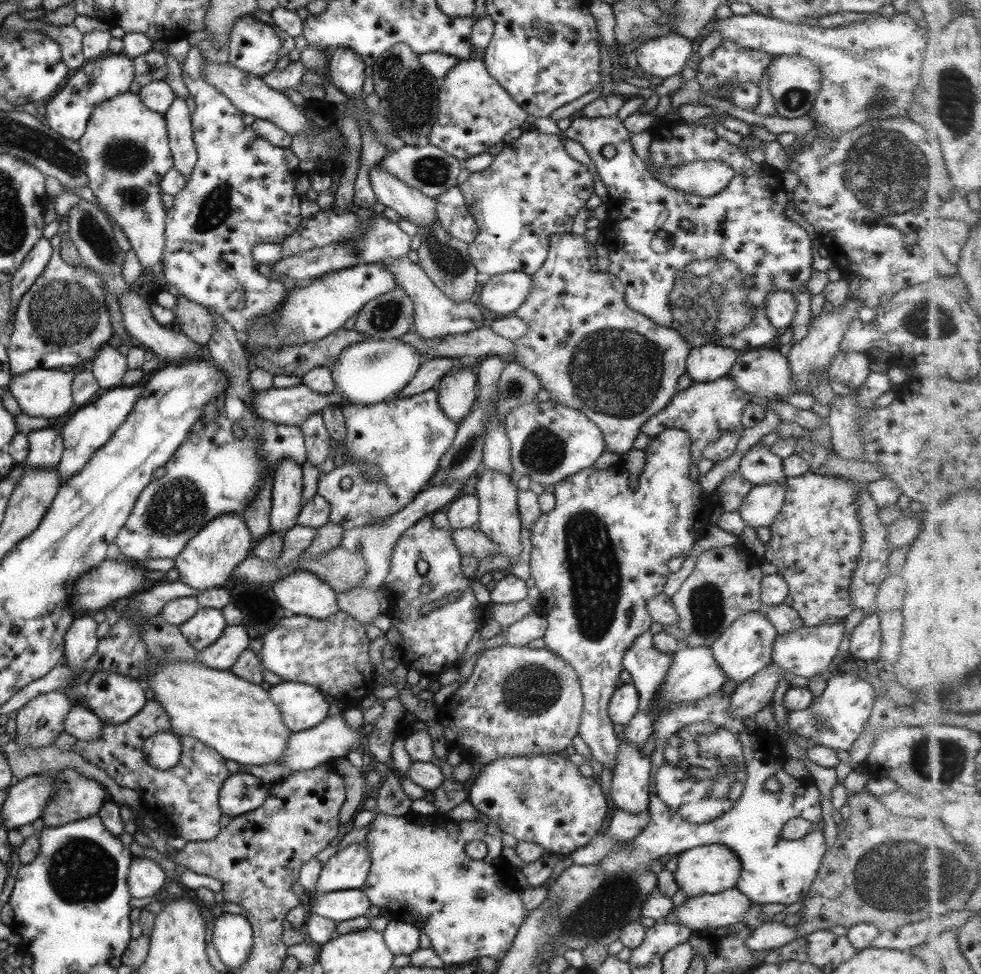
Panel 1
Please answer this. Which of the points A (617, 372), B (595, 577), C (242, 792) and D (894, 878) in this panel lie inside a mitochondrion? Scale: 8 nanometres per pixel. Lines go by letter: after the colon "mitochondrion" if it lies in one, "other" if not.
A: mitochondrion
B: mitochondrion
C: mitochondrion
D: mitochondrion

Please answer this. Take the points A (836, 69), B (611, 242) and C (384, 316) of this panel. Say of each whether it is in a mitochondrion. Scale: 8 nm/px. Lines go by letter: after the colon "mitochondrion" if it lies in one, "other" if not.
A: other
B: other
C: mitochondrion

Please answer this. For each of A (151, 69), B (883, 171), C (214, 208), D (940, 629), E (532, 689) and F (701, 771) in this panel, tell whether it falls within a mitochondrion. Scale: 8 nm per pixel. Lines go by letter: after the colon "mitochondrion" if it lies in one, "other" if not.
A: other
B: mitochondrion
C: mitochondrion
D: other
E: mitochondrion
F: mitochondrion

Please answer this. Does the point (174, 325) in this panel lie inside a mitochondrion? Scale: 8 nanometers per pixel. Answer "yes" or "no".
no

